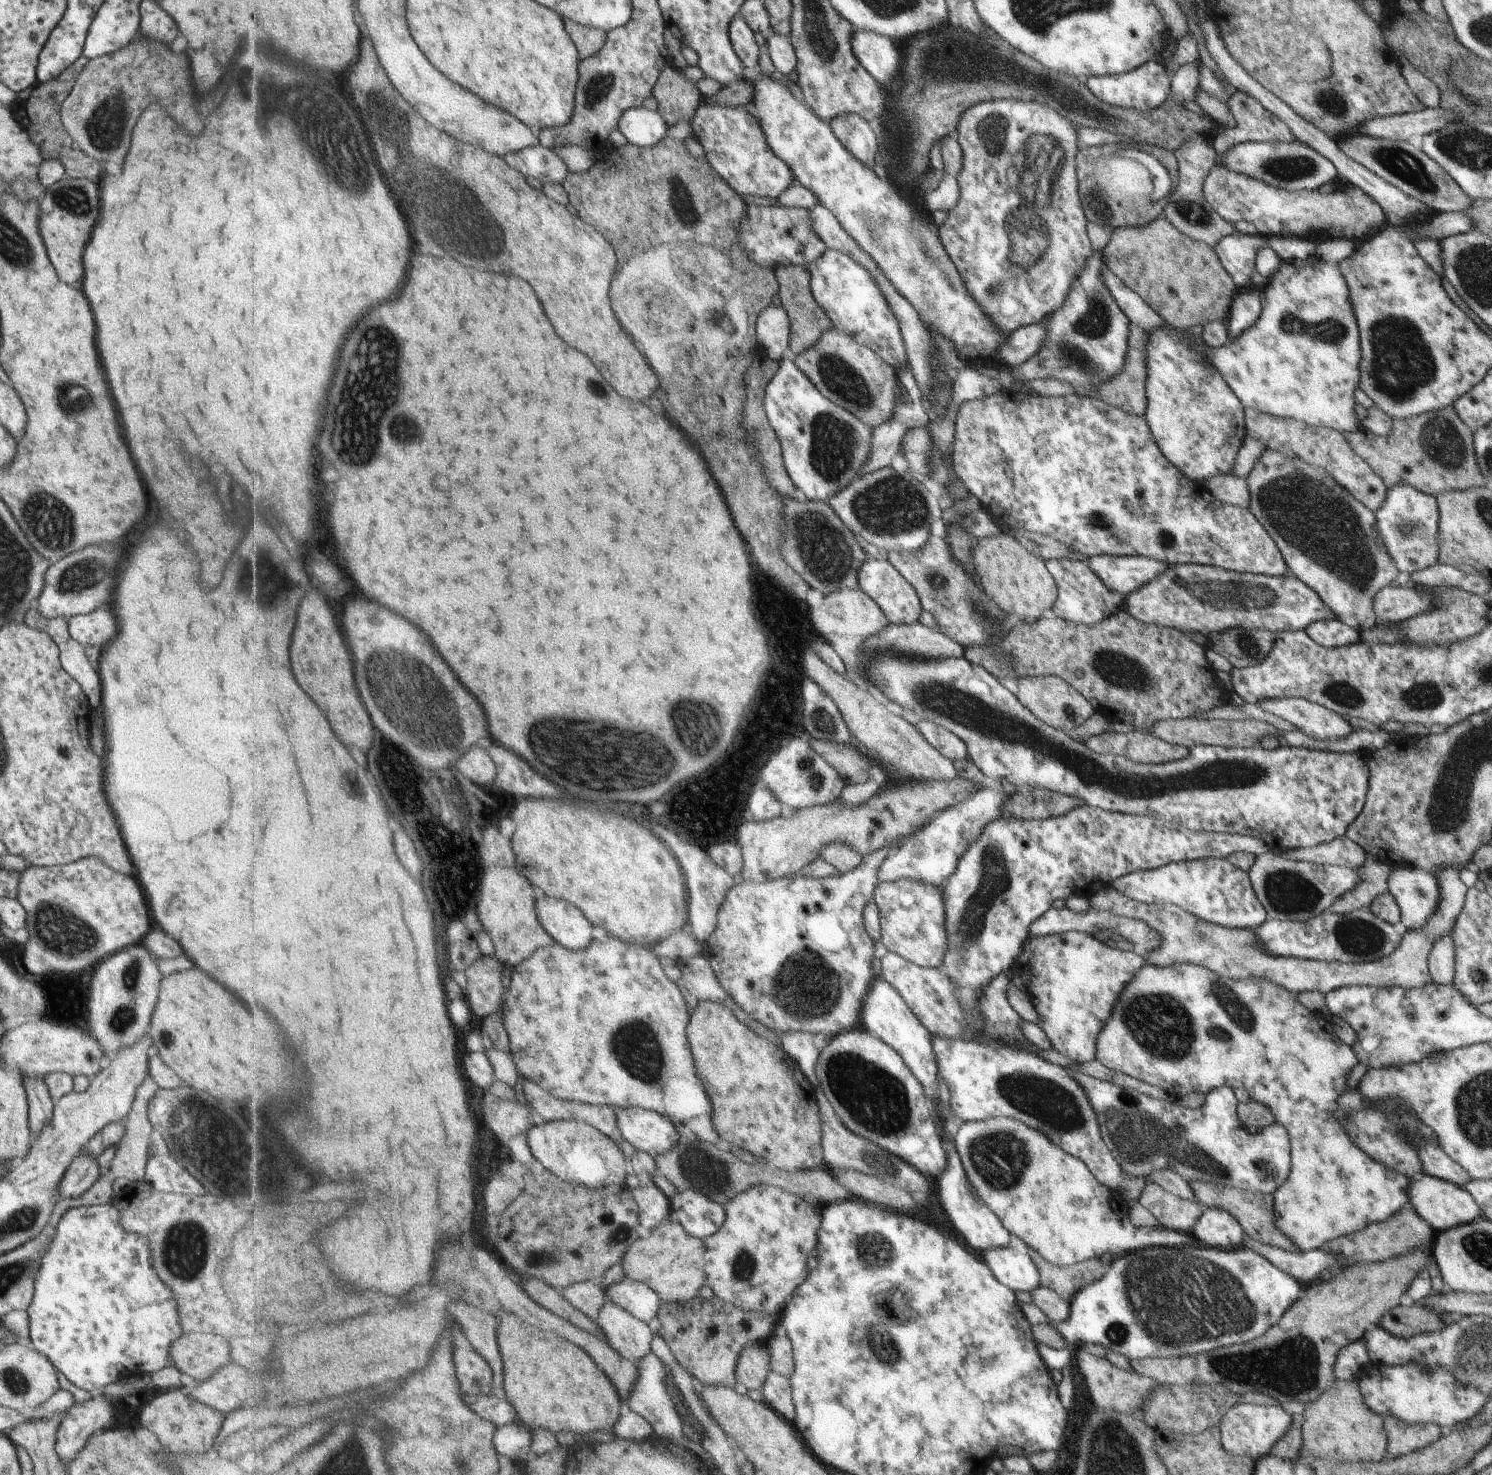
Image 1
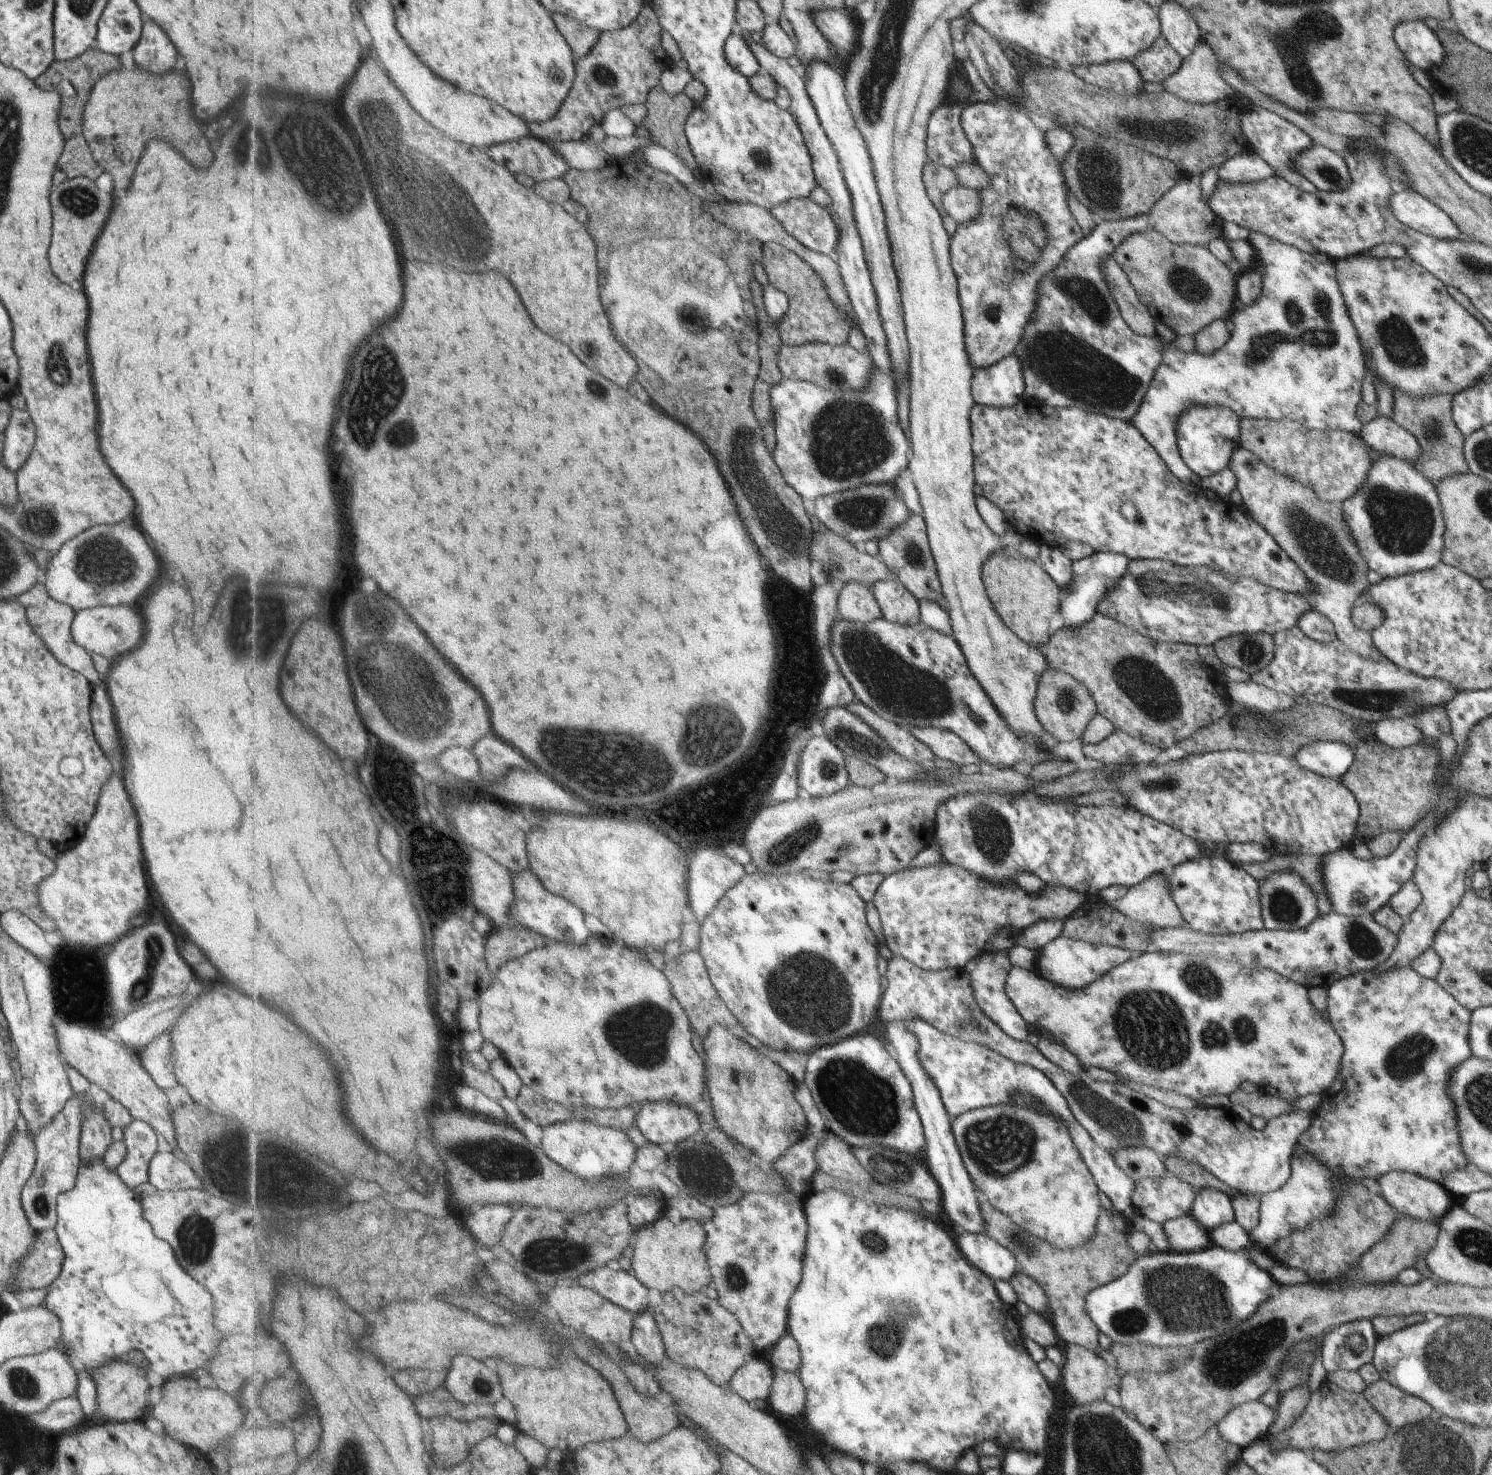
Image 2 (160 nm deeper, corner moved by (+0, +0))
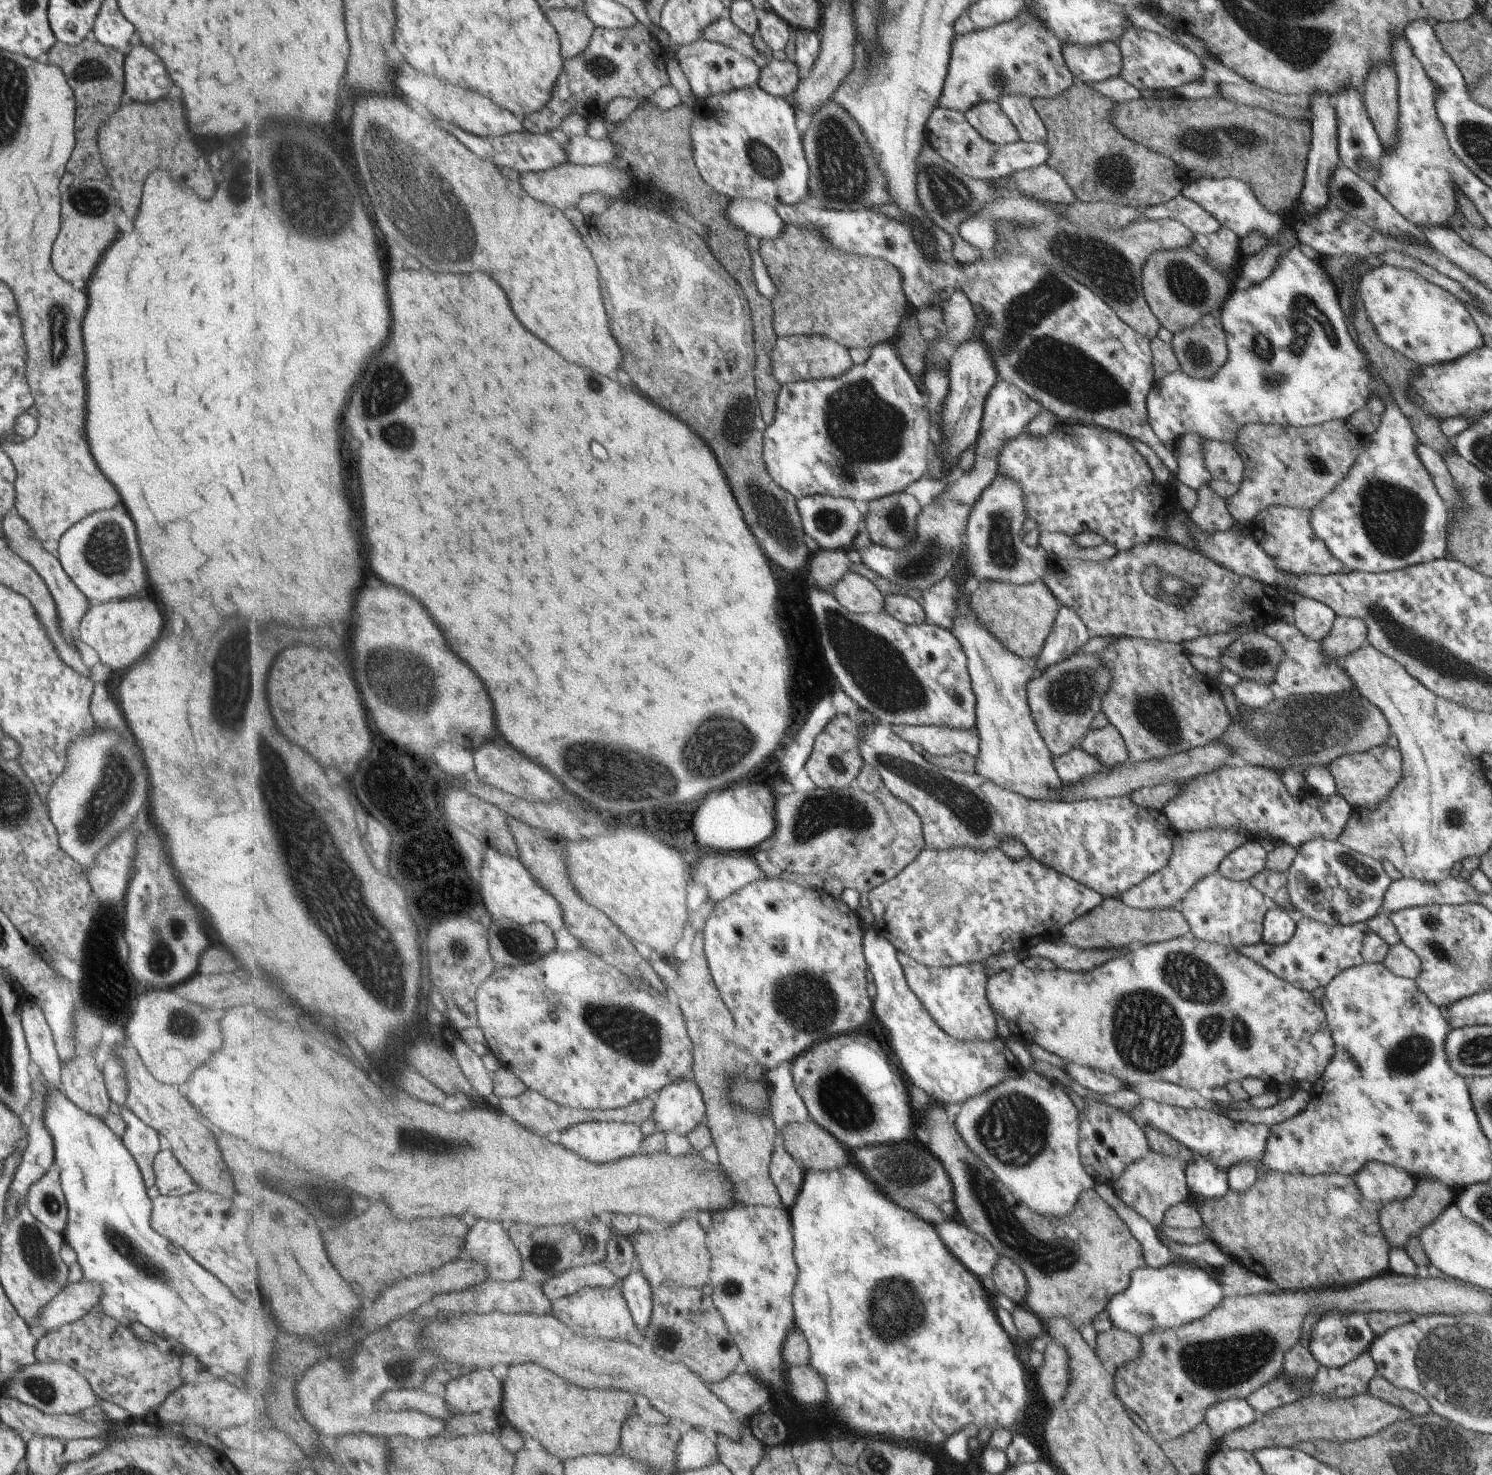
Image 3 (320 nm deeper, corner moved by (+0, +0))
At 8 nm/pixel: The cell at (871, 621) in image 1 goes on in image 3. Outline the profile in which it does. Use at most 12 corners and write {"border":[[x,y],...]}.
{"border":[[855,570],[834,586],[835,598],[855,614],[880,613],[886,596]]}

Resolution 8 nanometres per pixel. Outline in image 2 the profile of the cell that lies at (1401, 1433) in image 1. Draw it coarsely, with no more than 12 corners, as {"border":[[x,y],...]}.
{"border":[[1382,1379],[1362,1395],[1393,1430],[1434,1414]]}

